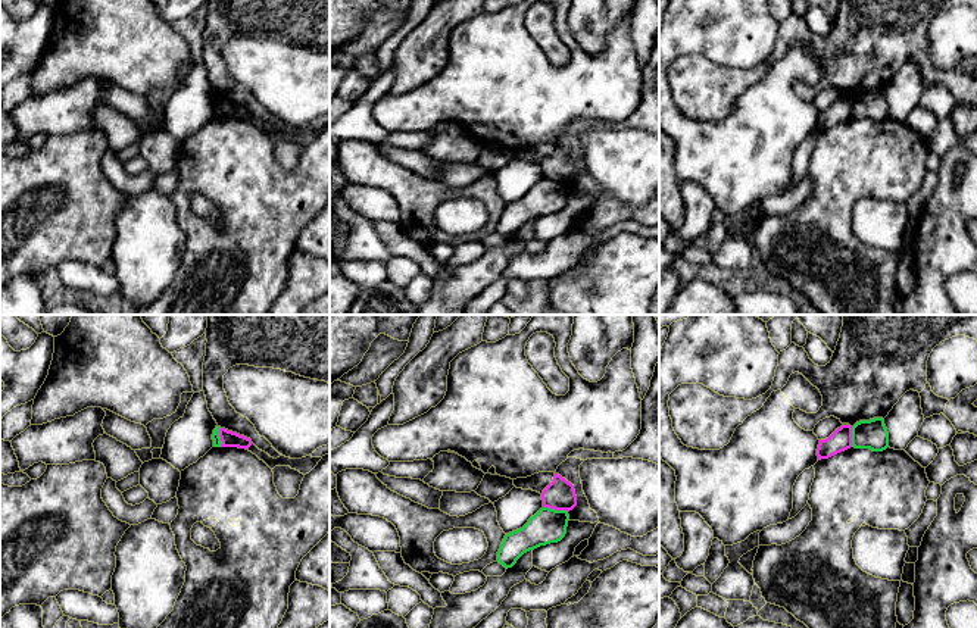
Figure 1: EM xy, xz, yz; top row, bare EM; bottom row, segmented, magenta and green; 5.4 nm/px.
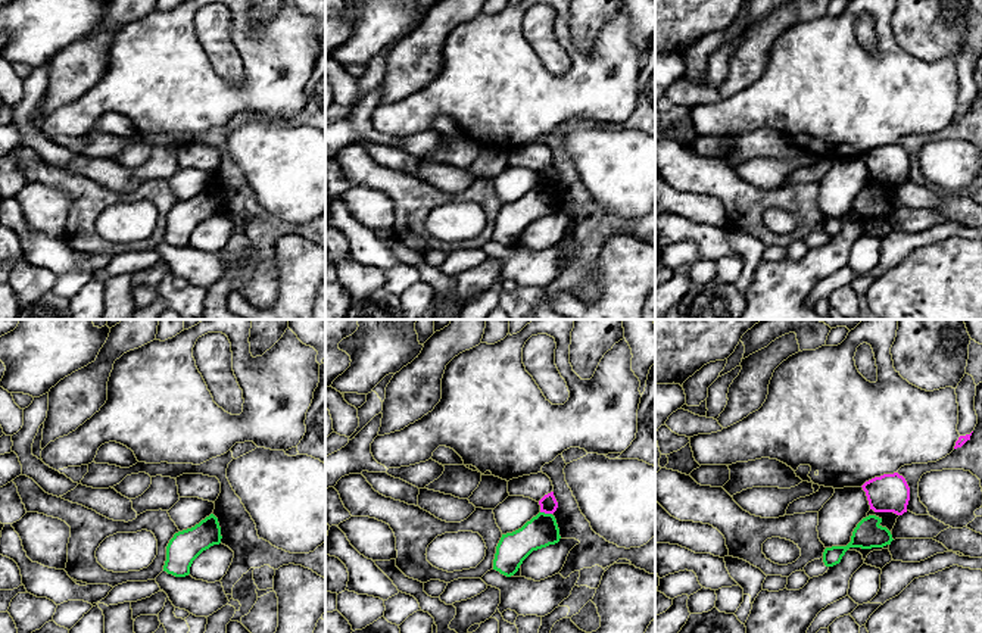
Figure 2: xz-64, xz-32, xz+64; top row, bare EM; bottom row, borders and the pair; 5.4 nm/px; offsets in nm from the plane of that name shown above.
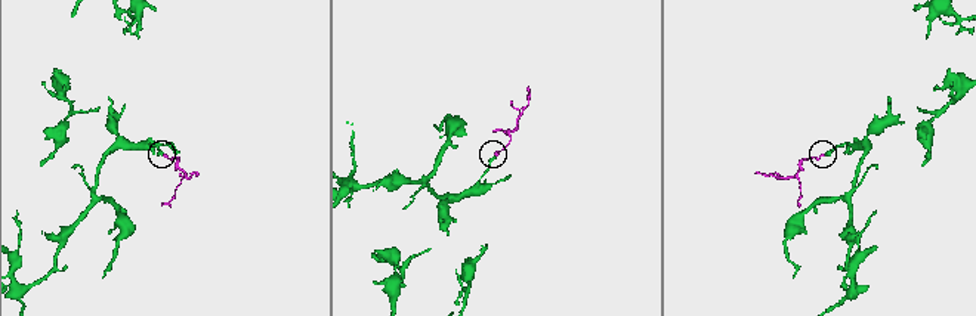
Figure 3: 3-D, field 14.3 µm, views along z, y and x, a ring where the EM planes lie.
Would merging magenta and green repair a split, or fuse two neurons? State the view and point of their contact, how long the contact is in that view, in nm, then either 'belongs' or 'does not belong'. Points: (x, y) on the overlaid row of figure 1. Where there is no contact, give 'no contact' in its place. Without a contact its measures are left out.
xz (556, 509) | 130 nm | does not belong

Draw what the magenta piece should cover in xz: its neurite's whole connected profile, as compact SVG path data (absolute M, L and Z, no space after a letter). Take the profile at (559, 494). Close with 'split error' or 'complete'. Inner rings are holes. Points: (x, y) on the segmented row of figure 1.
M555 474L553 481L541 493L543 506L555 510L572 510L577 506L574 485Z; complete

